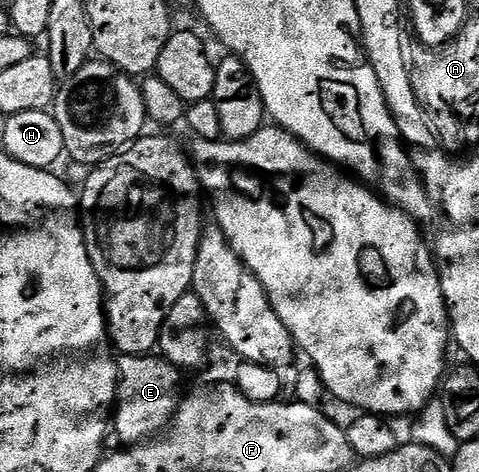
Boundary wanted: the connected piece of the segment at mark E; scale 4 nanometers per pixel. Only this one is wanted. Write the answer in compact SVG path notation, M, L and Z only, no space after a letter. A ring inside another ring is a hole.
M120 355L116 360L120 384L116 390L116 405L114 414L110 419L110 431L125 448L135 447L141 441L148 441L157 433L163 432L171 424L173 415L176 414L178 398L176 399L176 386L180 383L182 371L169 363L163 357L151 355Z

